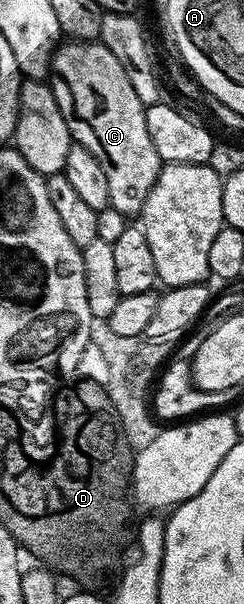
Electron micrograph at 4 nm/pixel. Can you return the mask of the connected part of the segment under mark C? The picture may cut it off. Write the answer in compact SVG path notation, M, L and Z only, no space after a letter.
M66 41L55 50L50 59L48 82L56 97L56 105L60 105L60 113L64 113L71 140L77 146L88 149L88 153L92 153L92 157L100 161L100 169L104 169L104 177L108 177L110 206L127 217L141 216L144 201L148 201L148 193L158 176L160 160L156 145L152 145L152 137L148 137L146 107L140 97L136 97L136 89L132 89L128 73L124 73L120 61L116 61L116 57L112 57L112 53L100 41Z

